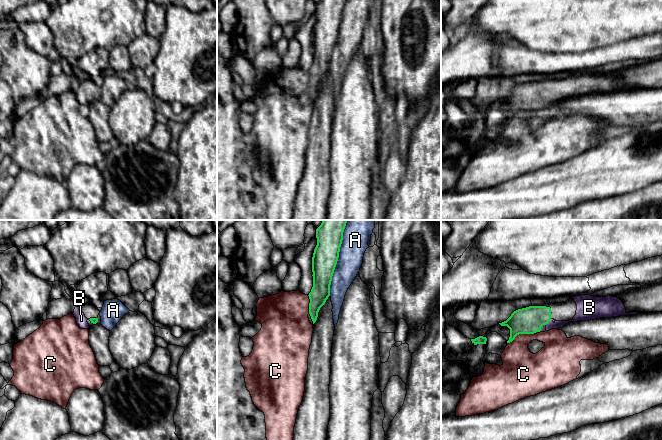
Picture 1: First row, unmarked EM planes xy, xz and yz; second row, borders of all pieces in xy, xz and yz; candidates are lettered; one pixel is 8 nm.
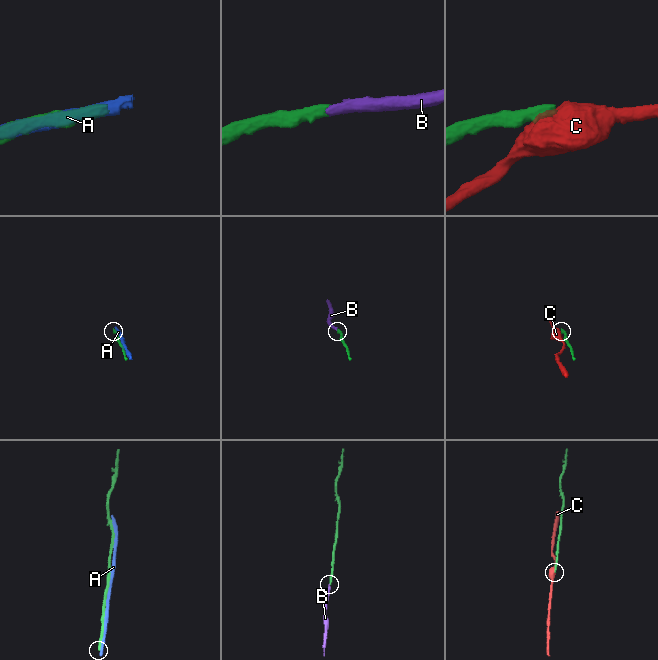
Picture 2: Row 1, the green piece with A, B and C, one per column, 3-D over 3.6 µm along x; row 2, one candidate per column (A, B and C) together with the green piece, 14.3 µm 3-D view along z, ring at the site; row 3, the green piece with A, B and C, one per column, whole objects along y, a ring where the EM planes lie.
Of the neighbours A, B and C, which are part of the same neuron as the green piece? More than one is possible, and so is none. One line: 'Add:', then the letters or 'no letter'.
Add: B

